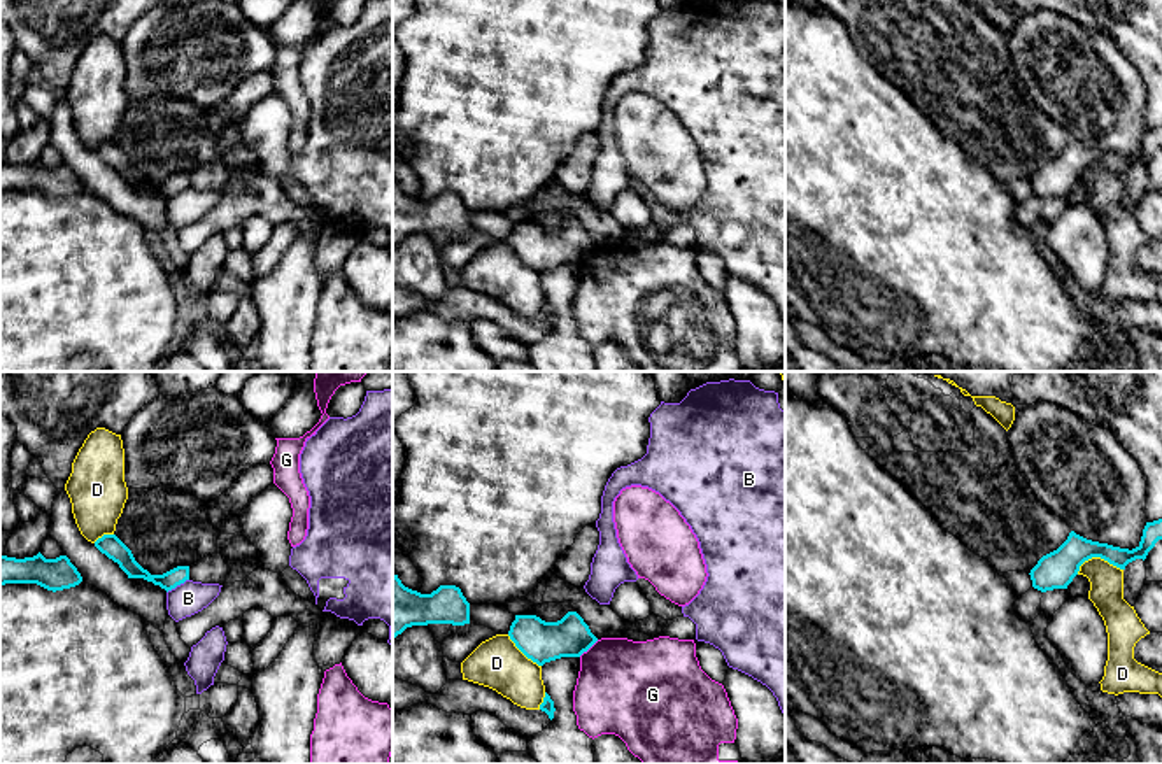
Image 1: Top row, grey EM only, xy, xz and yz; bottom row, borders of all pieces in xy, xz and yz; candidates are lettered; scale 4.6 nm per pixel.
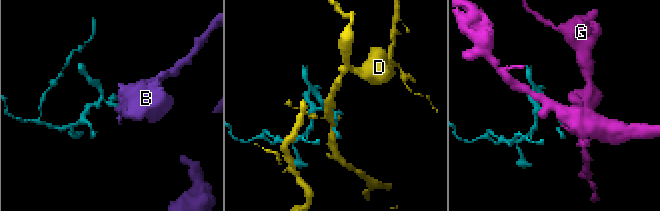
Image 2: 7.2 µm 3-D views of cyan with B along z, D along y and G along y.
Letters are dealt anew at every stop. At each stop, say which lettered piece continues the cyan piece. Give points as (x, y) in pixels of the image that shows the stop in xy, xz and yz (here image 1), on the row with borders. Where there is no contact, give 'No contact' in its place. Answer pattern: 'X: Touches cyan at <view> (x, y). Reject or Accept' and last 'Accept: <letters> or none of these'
B: Touches cyan at xy (177, 584). Reject
D: Touches cyan at yz (1098, 556). Reject
G: Touches cyan at xz (588, 649). Reject
Accept: none of these

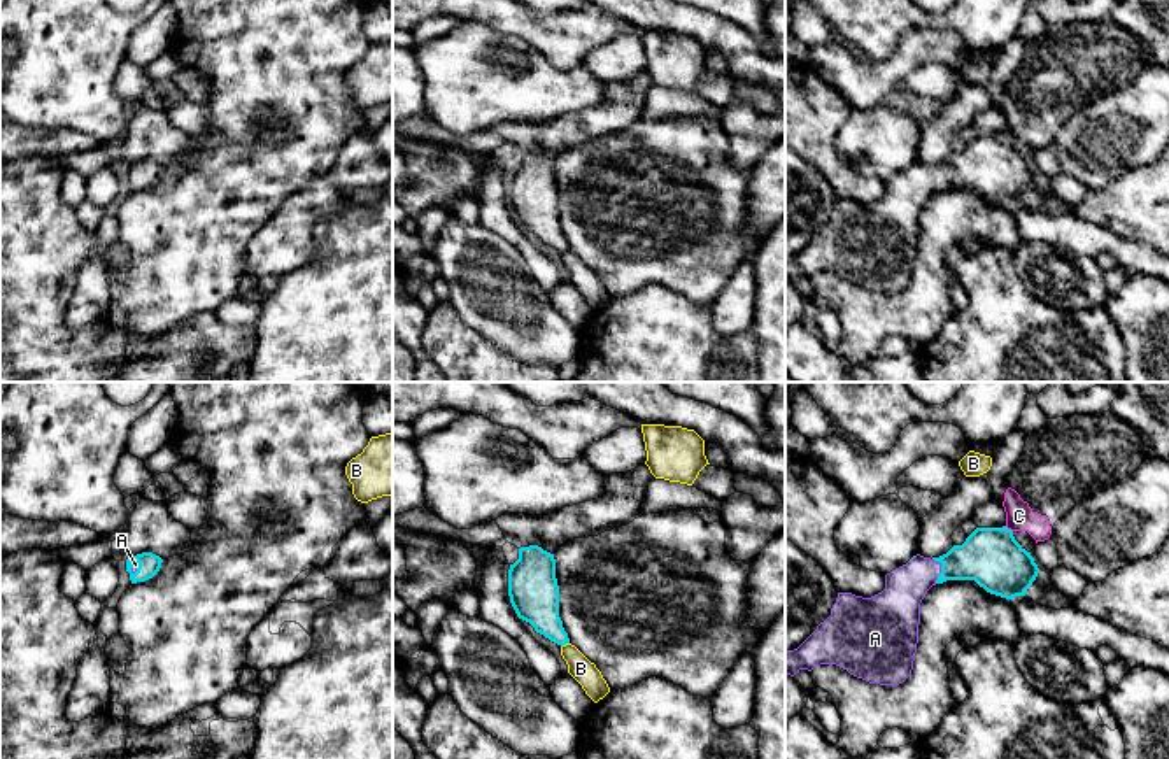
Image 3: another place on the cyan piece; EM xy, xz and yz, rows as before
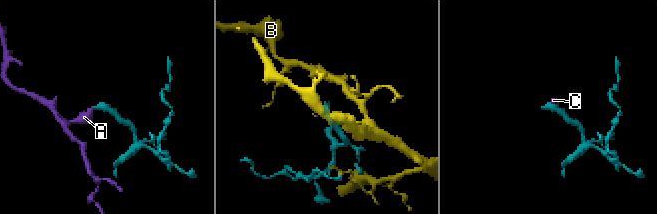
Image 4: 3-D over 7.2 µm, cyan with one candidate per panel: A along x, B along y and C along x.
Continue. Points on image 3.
A: Touches cyan at yz (942, 570). Accept
B: Touches cyan at xz (565, 644). Reject
C: Touches cyan at yz (1006, 528). Reject
Accept: A

